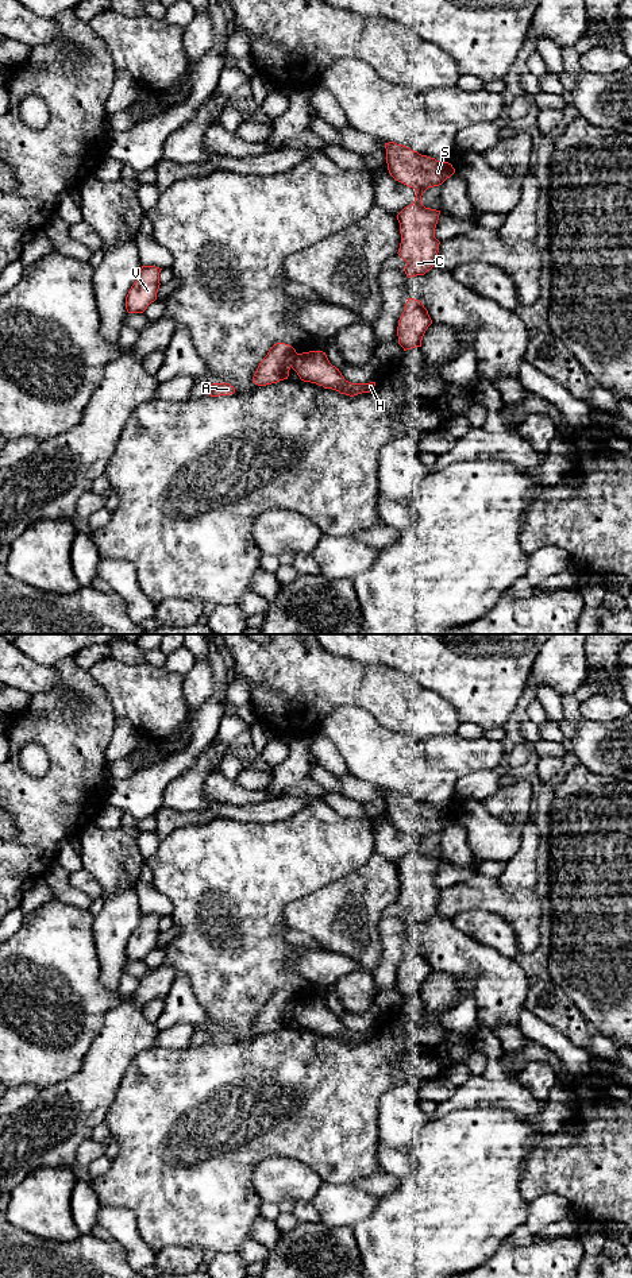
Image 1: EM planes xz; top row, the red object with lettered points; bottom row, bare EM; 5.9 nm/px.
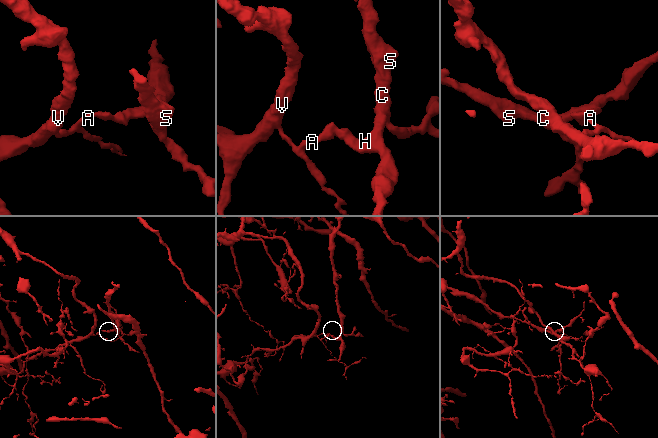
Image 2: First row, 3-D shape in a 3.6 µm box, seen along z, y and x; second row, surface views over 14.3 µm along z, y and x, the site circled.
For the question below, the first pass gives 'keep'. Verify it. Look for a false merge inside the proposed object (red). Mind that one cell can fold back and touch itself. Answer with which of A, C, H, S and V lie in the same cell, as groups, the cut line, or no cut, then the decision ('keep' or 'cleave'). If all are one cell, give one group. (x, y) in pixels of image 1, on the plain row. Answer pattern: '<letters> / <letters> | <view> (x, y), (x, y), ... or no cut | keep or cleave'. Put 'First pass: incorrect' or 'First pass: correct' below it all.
A V / C H S | xz (299, 1002), (291, 1014) | cleave
First pass: incorrect

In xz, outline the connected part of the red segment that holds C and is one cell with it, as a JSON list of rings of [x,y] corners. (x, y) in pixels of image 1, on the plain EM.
[[[394,789],[385,791],[385,796],[390,823],[416,838],[415,849],[397,862],[401,881],[397,901],[406,910],[402,918],[408,926],[424,923],[438,906],[440,889],[435,885],[435,876],[440,858],[425,856],[421,843],[428,835],[442,833],[455,816]]]

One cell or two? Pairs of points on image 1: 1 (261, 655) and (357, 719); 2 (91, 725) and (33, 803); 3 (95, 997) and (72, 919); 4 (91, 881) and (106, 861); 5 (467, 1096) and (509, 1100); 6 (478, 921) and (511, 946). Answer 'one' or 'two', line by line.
1: two
2: one
3: one
4: two
5: one
6: one

